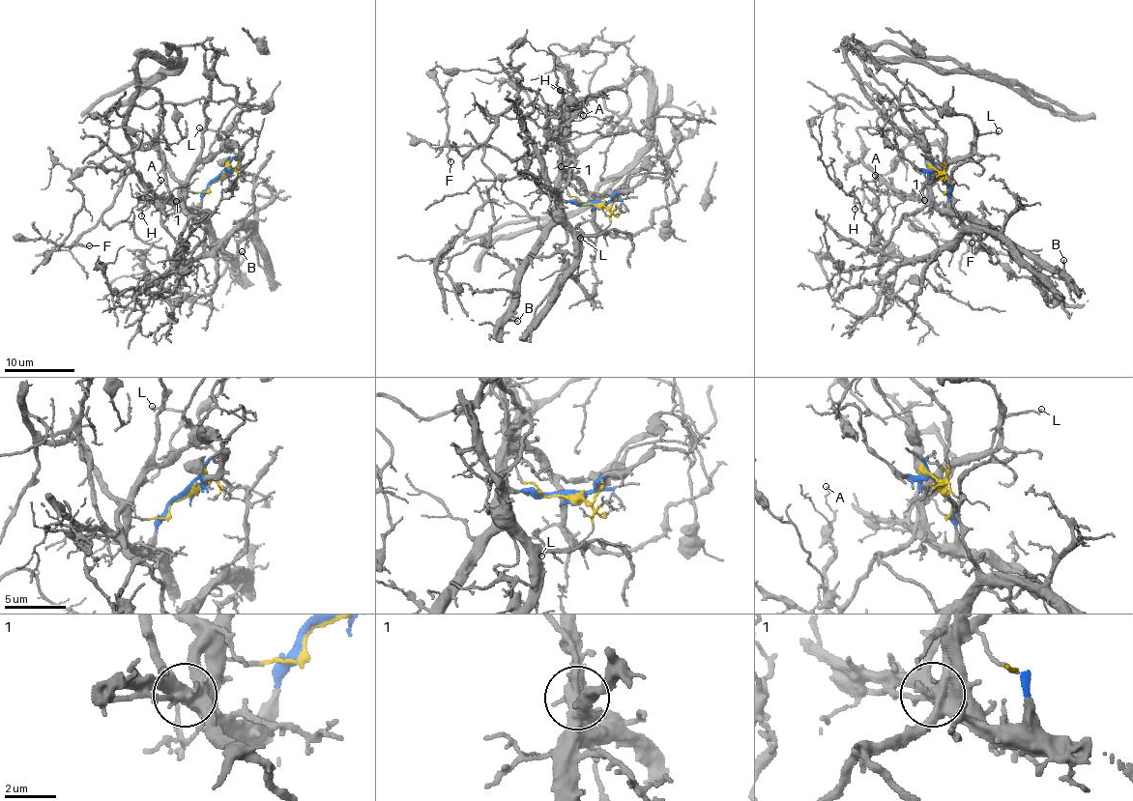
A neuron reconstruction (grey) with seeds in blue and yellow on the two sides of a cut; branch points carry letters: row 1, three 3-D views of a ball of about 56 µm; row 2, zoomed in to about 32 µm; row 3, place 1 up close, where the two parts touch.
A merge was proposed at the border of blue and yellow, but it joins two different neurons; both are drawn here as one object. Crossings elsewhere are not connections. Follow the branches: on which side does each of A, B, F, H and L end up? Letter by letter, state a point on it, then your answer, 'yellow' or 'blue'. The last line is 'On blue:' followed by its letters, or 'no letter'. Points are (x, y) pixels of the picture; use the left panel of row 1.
A: place (160, 180); yellow
B: place (242, 251); blue
F: place (89, 245); yellow
H: place (141, 215); yellow
L: place (199, 128); blue
On blue: B, L

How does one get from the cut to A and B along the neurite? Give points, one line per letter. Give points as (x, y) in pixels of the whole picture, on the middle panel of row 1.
A: (594, 204), (584, 204), (569, 194), (550, 122), (552, 113), (561, 108), (566, 115), (584, 115)
B: (594, 204), (566, 201), (557, 207), (556, 222), (548, 228), (538, 251), (524, 271), (510, 317), (518, 322)

